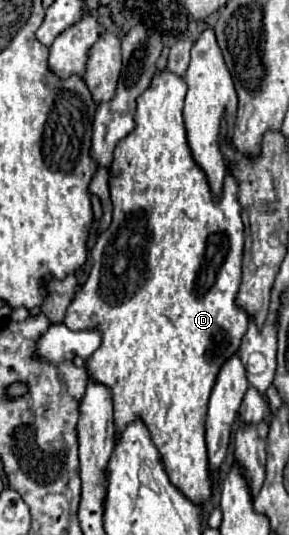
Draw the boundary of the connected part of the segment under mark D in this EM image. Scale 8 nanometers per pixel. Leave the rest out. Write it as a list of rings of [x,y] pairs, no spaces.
[[[164,70],[154,76],[150,88],[138,96],[136,126],[116,144],[108,178],[114,218],[90,252],[90,276],[68,306],[64,324],[70,330],[102,332],[102,344],[86,360],[86,370],[92,382],[104,384],[112,392],[116,434],[122,434],[128,424],[142,420],[160,452],[170,482],[190,502],[202,506],[212,494],[212,472],[204,440],[208,396],[224,360],[238,352],[248,328],[248,316],[234,302],[240,286],[244,248],[236,178],[226,172],[222,198],[214,202],[206,174],[194,162],[186,142],[182,122],[184,94],[186,82]]]

